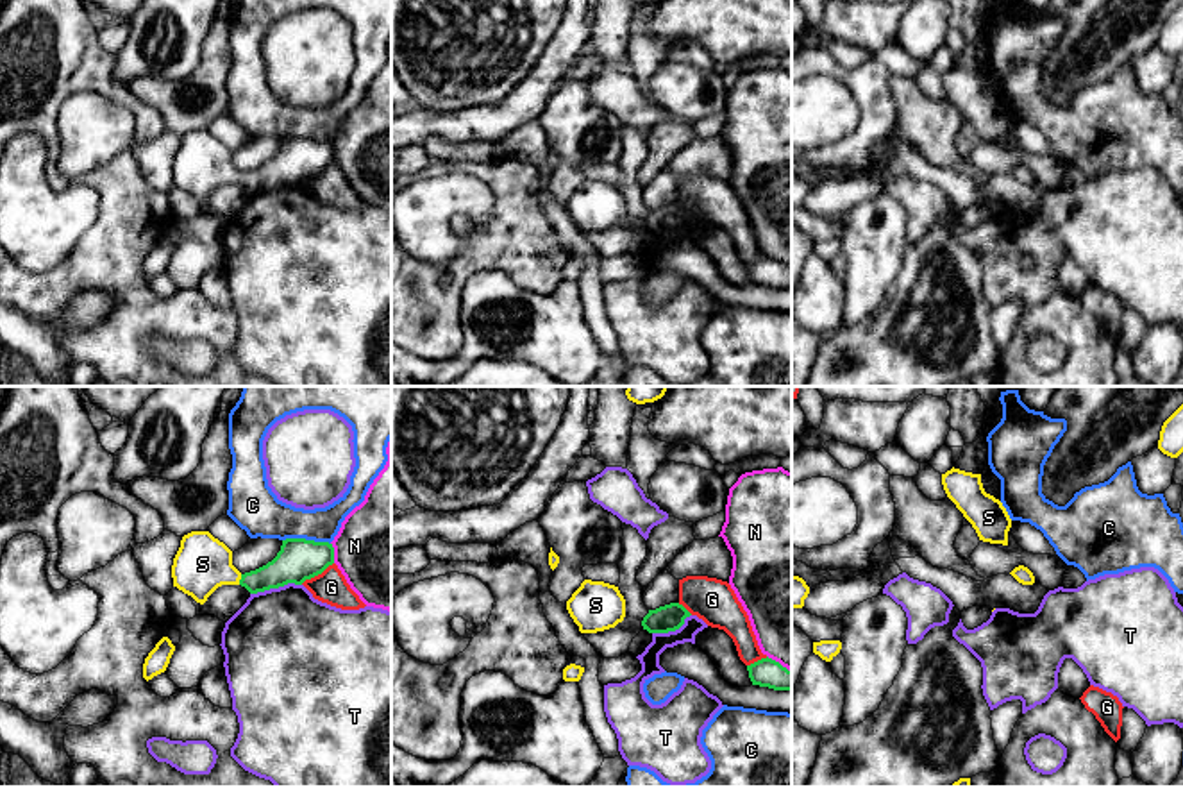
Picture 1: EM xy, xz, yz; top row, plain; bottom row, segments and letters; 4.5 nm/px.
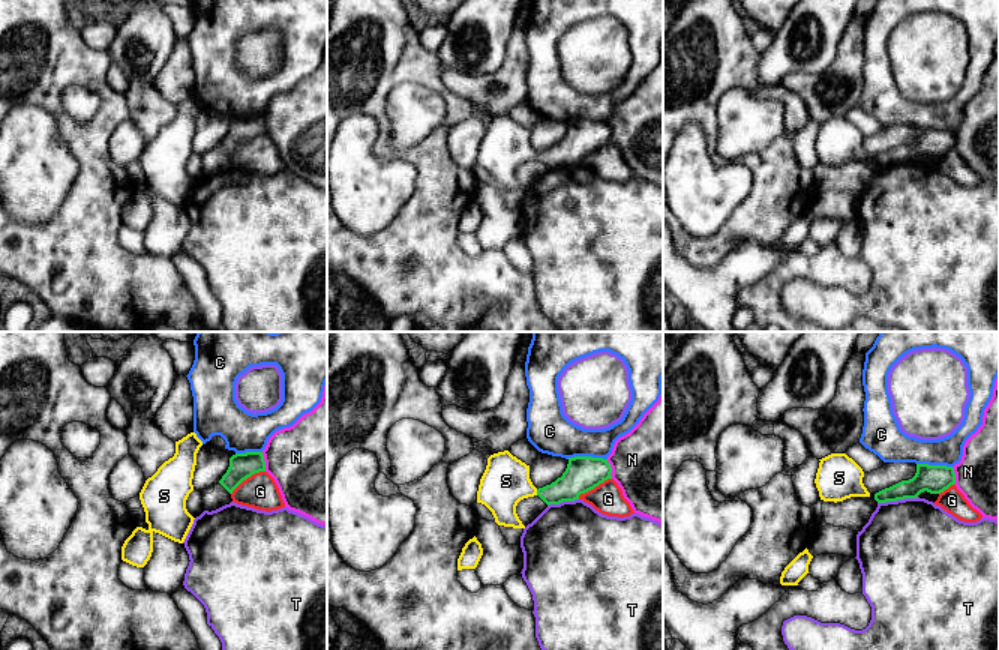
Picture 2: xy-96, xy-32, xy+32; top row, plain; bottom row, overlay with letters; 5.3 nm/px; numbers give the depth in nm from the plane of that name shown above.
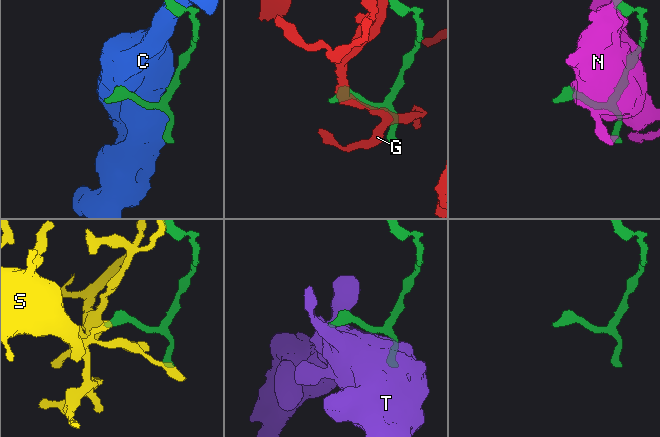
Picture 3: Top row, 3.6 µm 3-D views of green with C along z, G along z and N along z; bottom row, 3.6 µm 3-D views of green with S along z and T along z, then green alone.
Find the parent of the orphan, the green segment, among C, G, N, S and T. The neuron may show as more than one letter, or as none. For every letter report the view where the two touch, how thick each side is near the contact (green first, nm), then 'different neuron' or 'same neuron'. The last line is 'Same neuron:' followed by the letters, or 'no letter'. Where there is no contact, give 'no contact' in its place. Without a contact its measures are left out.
C: meets green in xy; 190 nm thick on the green side, 200 nm on the other; different neuron
G: meets green in xy; 190 nm thick on the green side, 150 nm on the other; different neuron
N: meets green in xy; 190 nm thick on the green side, 480 nm on the other; different neuron
S: meets green in xy; 160 nm thick on the green side, 260 nm on the other; same neuron
T: meets green in xy; 190 nm thick on the green side, 480 nm on the other; different neuron
Same neuron: S

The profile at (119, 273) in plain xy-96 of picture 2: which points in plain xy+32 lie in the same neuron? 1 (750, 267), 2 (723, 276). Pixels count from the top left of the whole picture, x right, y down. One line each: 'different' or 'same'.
1: different
2: different

